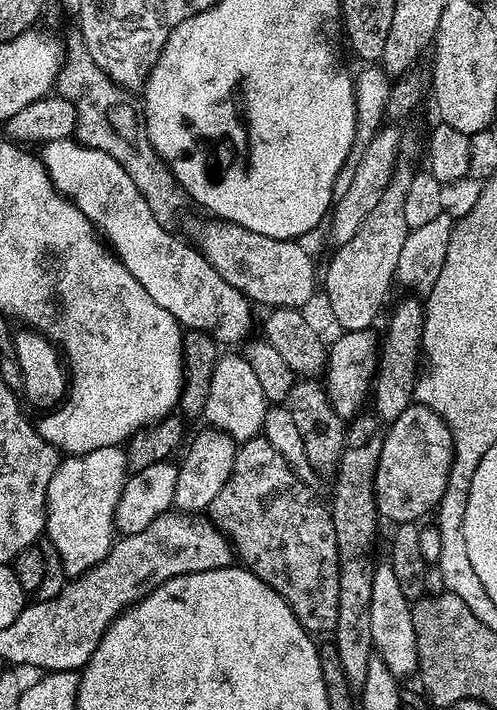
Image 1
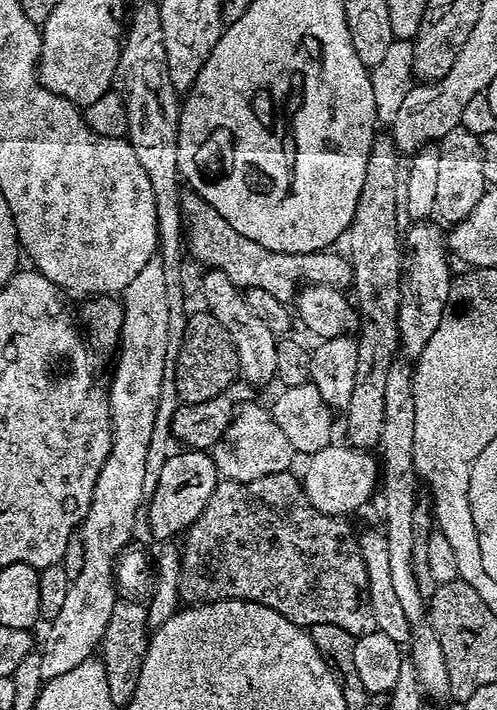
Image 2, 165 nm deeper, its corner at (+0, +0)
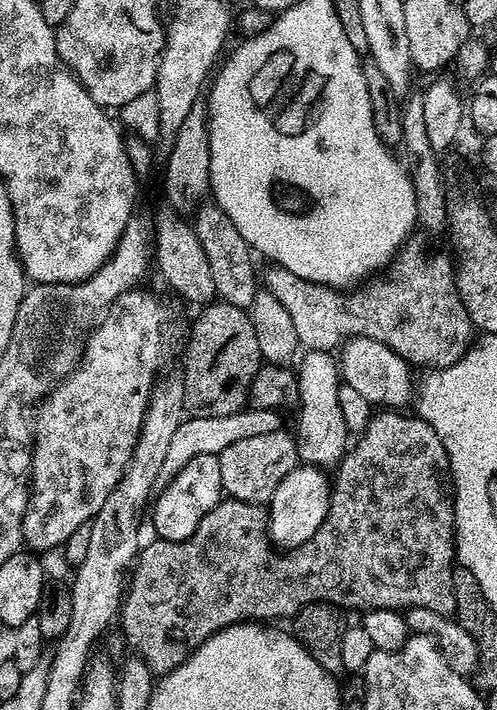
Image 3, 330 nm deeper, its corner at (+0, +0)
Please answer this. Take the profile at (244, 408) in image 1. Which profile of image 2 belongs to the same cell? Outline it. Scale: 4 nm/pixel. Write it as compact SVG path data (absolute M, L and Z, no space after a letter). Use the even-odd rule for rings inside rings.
M245 402L237 407L224 437L217 442L210 455L217 473L223 479L250 482L254 478L266 478L266 474L278 474L289 471L293 466L294 453L290 438L278 430L272 421L272 413L257 402Z

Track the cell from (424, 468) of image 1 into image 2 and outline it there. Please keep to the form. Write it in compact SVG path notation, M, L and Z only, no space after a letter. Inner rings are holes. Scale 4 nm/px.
M333 442L311 453L302 476L302 491L308 504L324 516L344 516L355 508L360 508L378 488L378 464L370 458L371 453L349 446L347 443Z

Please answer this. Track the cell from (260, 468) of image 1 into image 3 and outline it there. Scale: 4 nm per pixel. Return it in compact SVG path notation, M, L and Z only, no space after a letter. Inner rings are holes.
M380 410L372 416L363 432L349 447L343 459L337 465L332 480L332 502L328 511L328 517L324 520L320 529L314 534L312 540L307 540L302 546L291 549L287 554L277 554L268 539L268 514L261 505L233 500L221 499L198 522L198 530L190 534L190 538L165 542L159 538L141 547L130 572L130 579L126 584L126 595L120 605L118 613L118 625L124 631L124 640L129 644L131 651L146 662L153 674L163 674L174 670L188 655L202 642L206 642L208 636L213 636L218 630L228 628L232 624L241 622L276 622L279 616L291 618L295 616L302 606L310 606L318 602L334 604L341 610L348 608L394 608L397 610L409 610L416 607L425 607L434 610L435 613L451 617L456 610L456 585L452 583L452 570L456 560L456 519L458 511L452 505L454 489L452 487L452 471L448 465L448 455L442 446L442 438L434 434L434 426L430 426L419 415L403 416L400 410Z

